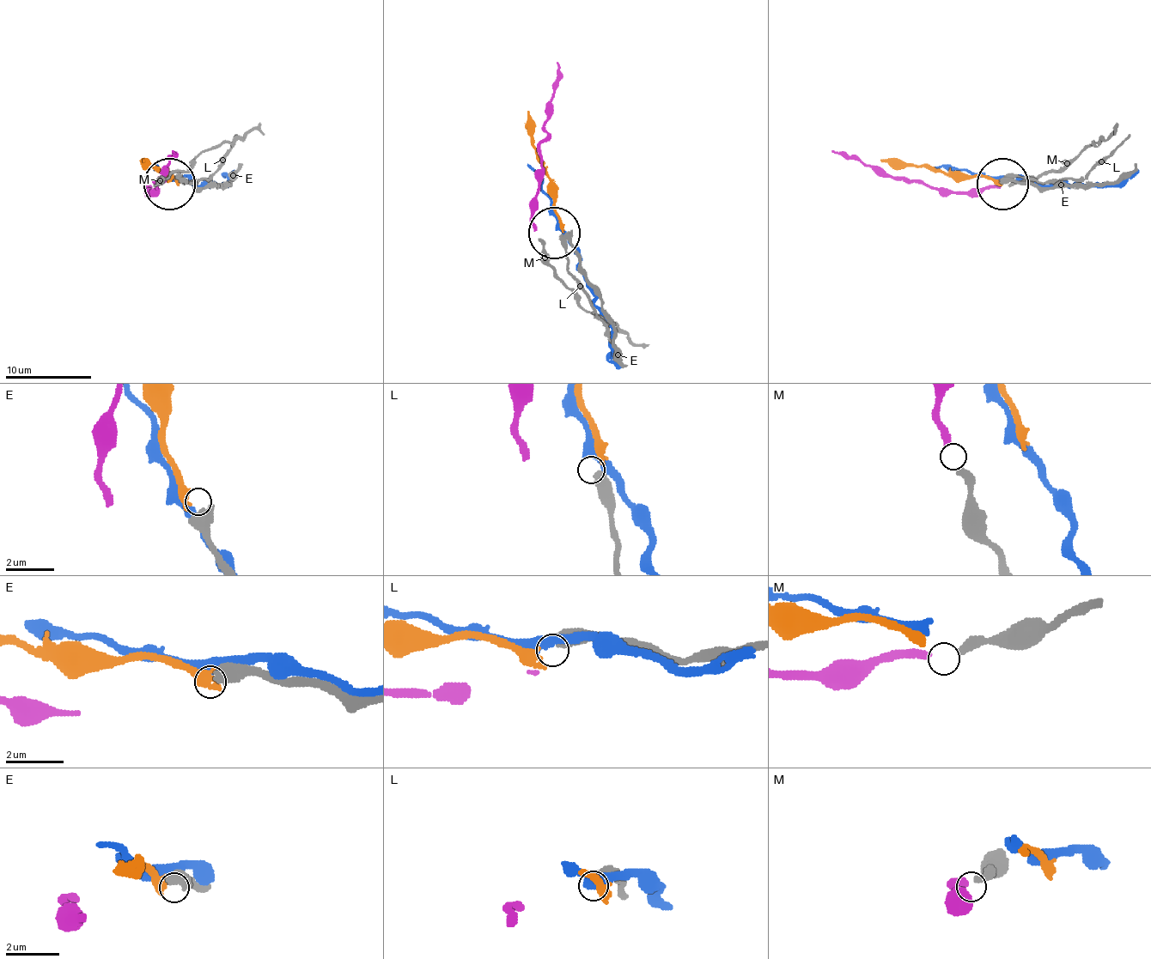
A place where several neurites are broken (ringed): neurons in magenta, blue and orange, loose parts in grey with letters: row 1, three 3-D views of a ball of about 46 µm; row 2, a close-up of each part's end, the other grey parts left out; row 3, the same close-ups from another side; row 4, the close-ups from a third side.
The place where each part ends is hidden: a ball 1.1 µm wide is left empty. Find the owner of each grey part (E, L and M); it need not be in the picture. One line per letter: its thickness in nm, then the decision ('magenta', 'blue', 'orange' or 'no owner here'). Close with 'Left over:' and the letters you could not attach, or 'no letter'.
E: calibre 480 nm; orange
L: calibre 480 nm; no owner here
M: calibre 280 nm; magenta
Left over: L

